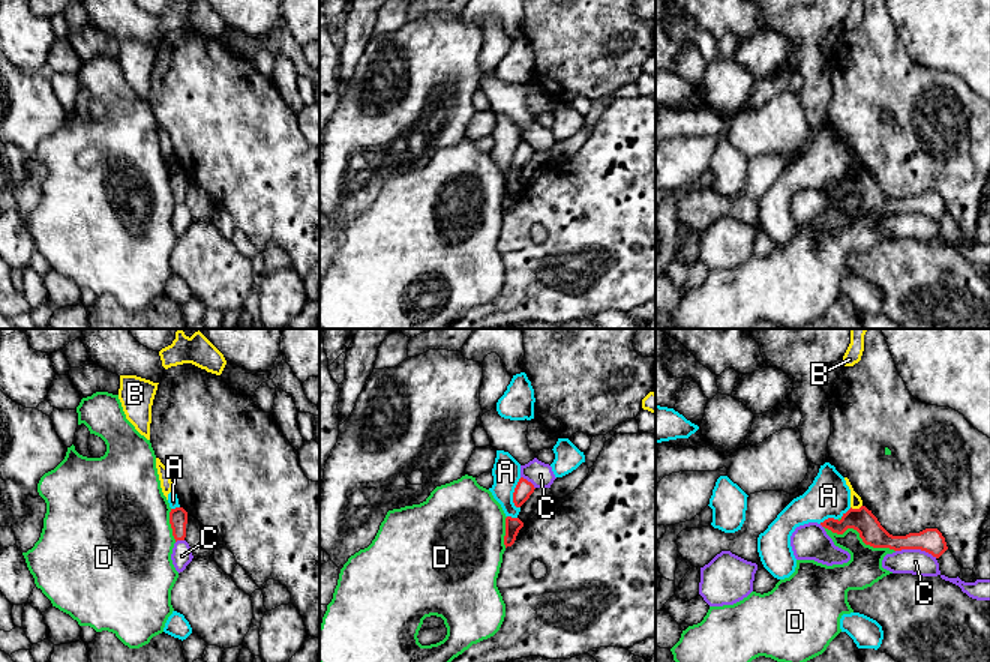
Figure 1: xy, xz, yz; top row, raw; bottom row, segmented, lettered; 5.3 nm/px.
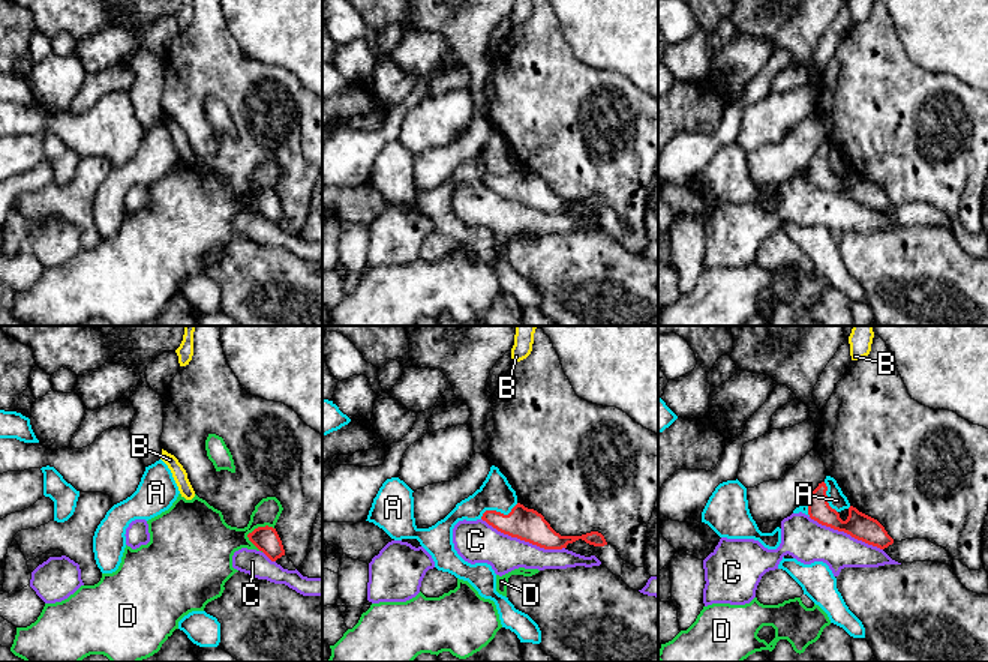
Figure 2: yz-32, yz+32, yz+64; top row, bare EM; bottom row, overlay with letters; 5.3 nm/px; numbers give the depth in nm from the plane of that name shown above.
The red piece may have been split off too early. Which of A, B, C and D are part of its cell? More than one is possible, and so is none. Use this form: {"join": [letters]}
{"join": []}

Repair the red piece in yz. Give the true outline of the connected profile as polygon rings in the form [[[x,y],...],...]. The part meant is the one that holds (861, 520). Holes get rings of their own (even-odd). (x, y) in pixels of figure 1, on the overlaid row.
[[[866,506],[860,509],[849,509],[842,519],[828,518],[820,522],[822,527],[832,533],[843,534],[848,528],[860,533],[866,545],[873,548],[921,549],[939,558],[946,549],[946,542],[938,528],[926,528],[920,533],[909,533],[906,536],[890,534],[878,521],[878,518]]]

